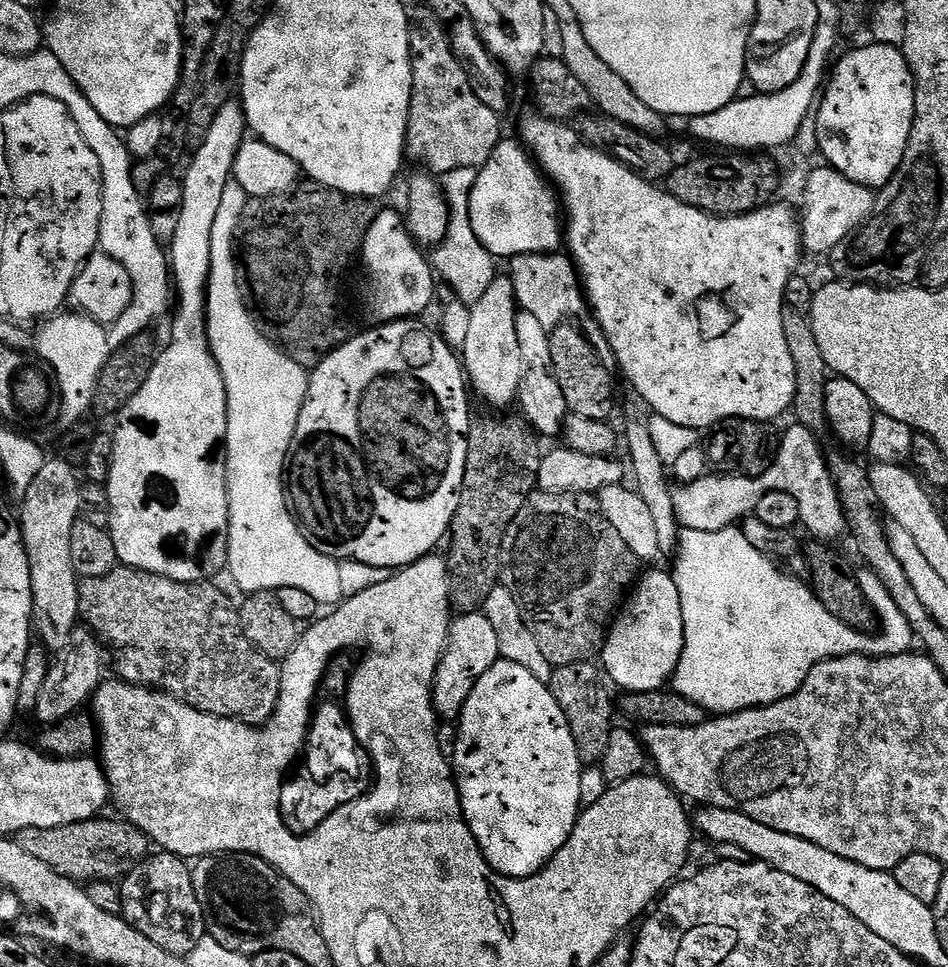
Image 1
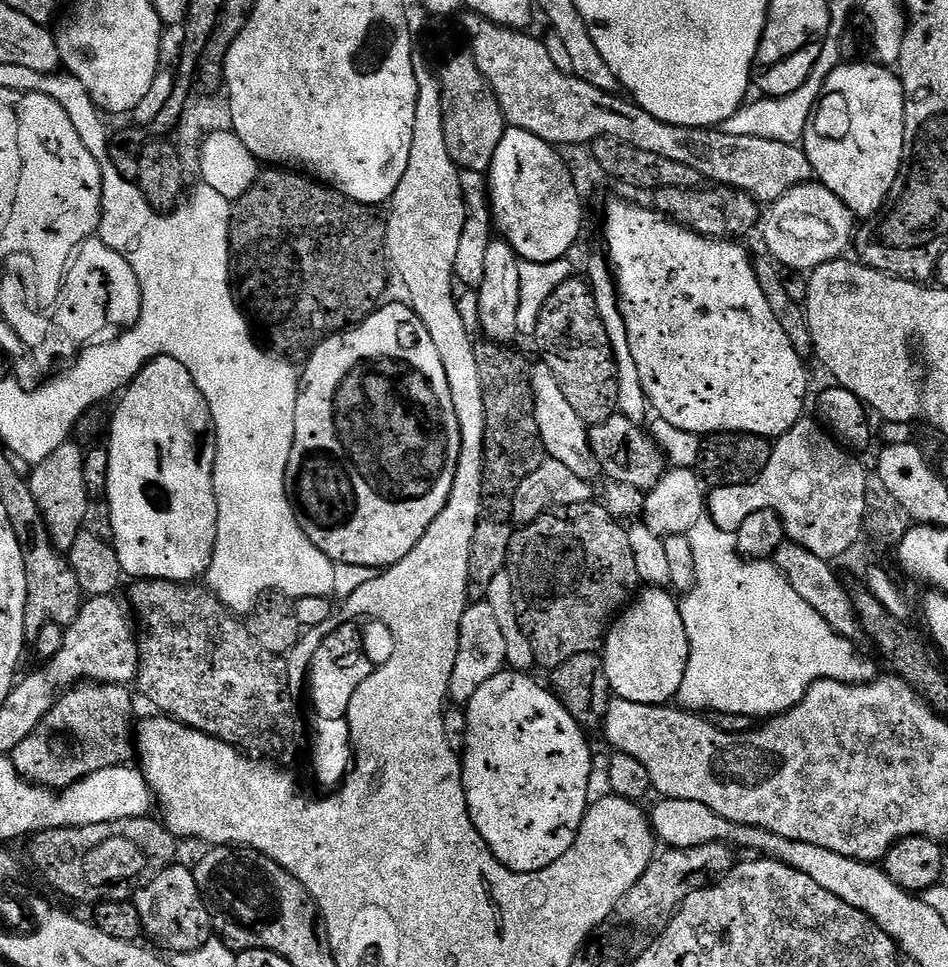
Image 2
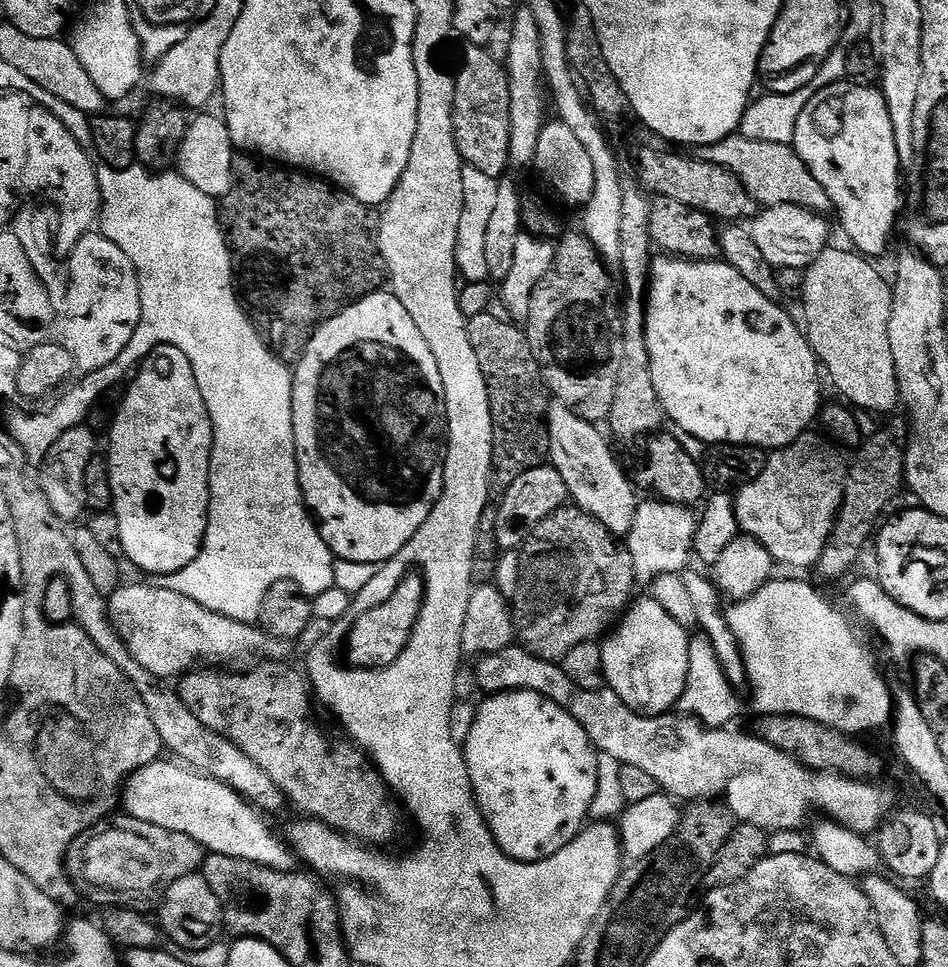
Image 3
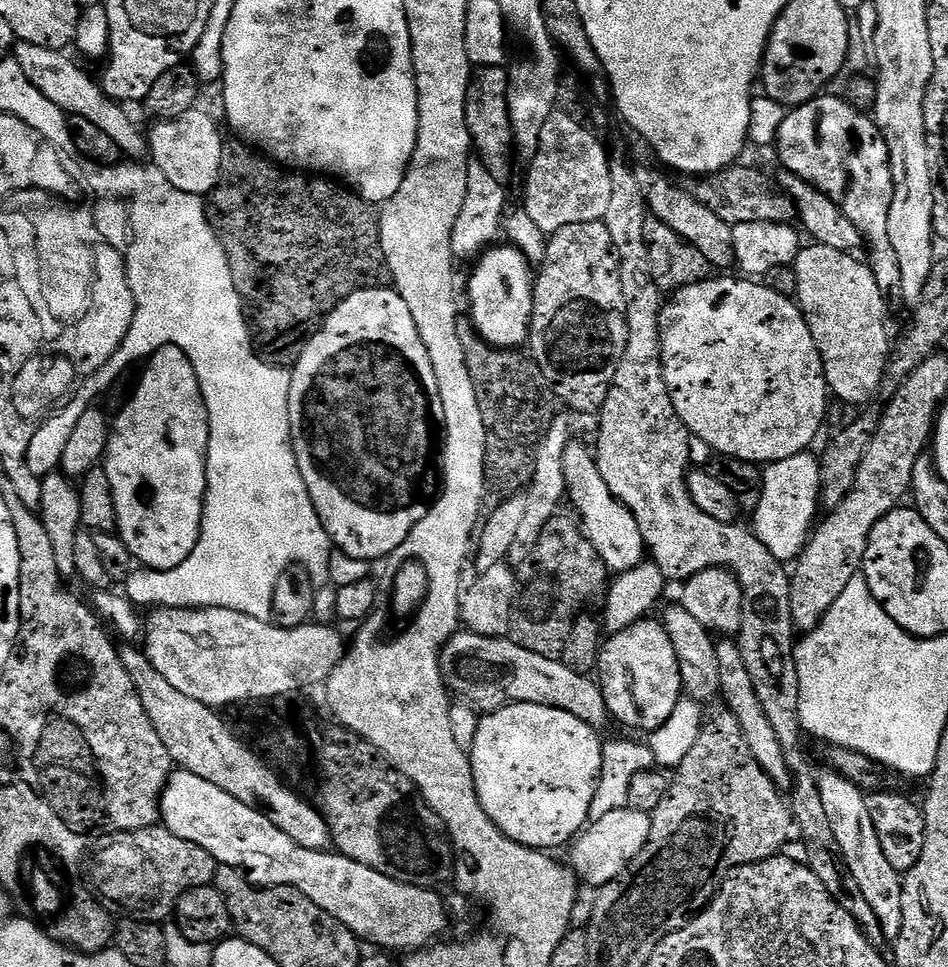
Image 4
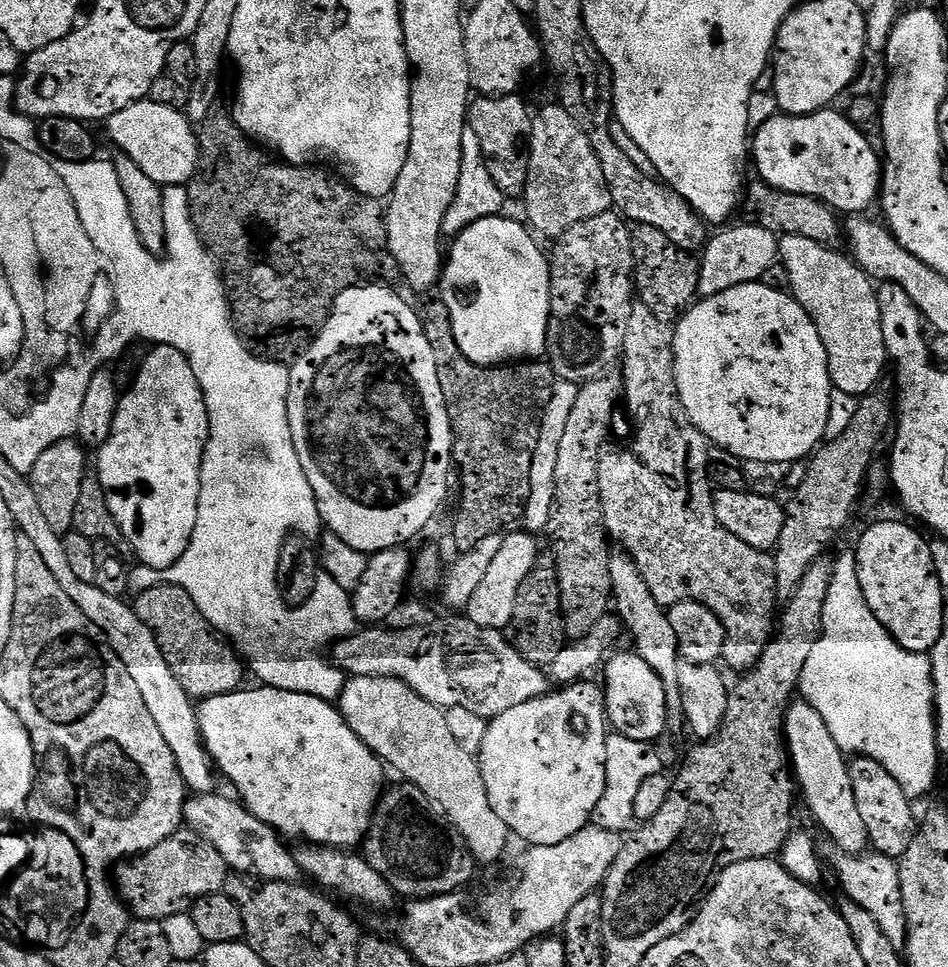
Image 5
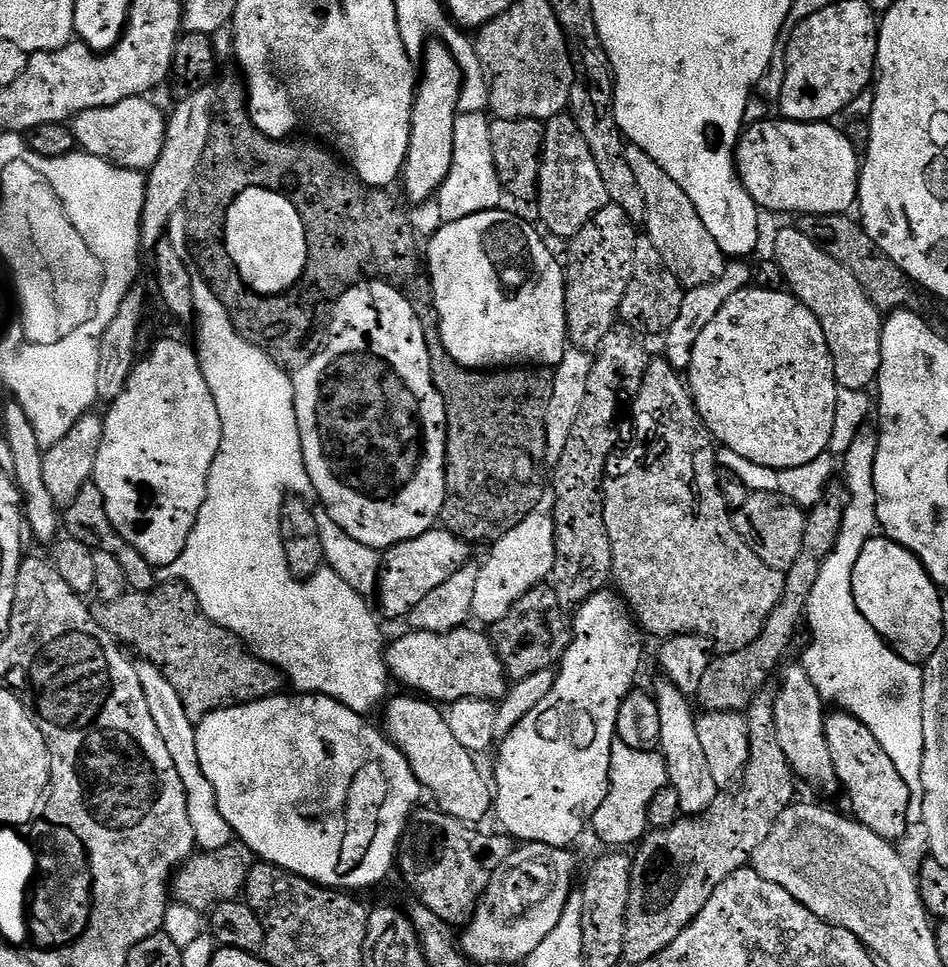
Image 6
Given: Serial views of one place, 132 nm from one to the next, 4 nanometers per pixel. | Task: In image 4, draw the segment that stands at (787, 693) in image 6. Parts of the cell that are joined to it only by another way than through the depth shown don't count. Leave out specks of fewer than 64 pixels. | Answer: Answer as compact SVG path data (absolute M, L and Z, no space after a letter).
M824 770L816 777L818 793L822 796L823 809L830 820L834 837L850 874L854 876L862 895L878 916L885 941L894 942L902 930L902 876L890 866L886 854L882 854L882 842L878 842L878 830L874 830L874 818L870 818L868 796L854 782L842 778L837 772Z

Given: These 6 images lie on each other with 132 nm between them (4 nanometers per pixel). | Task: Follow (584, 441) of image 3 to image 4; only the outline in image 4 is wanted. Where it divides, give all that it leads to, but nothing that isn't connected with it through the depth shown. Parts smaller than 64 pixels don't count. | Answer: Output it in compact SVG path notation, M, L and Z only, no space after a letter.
M571 442L566 446L565 486L567 499L569 501L572 499L573 506L580 511L579 523L609 573L619 574L629 571L645 561L646 549L642 530L638 530L634 514L630 514L626 505L610 494L606 482L602 482L602 474L598 470L593 449L589 445L587 448L584 444Z

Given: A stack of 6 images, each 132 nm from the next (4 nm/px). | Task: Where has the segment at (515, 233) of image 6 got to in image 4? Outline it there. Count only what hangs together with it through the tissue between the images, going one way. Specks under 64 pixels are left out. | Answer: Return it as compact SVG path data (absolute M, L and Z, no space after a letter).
M493 246L475 261L476 269L468 280L468 308L472 325L476 332L493 348L519 349L528 339L528 330L532 326L532 285L534 268L519 249L513 246Z

